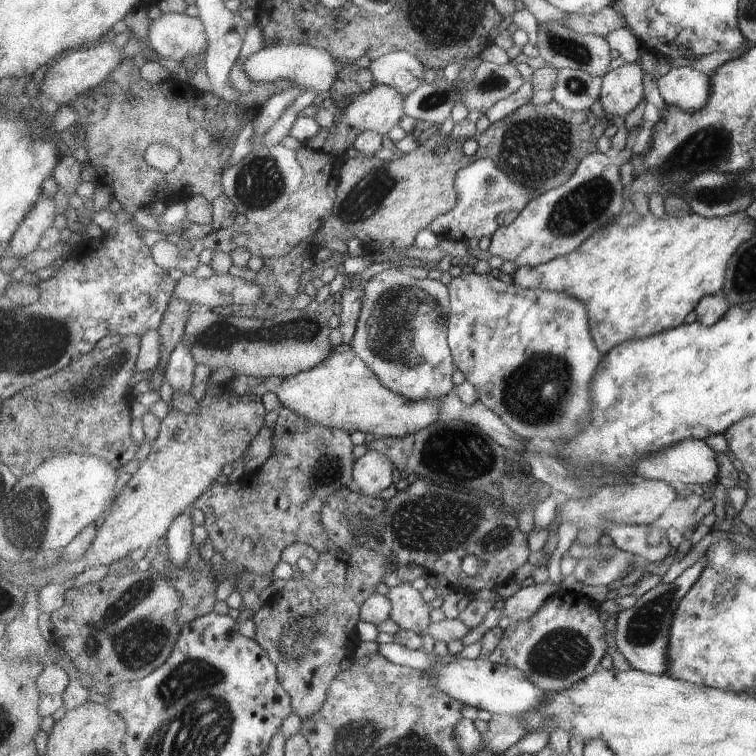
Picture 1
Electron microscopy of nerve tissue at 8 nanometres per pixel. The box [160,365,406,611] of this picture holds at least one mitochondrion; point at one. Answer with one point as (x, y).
(326, 469)

